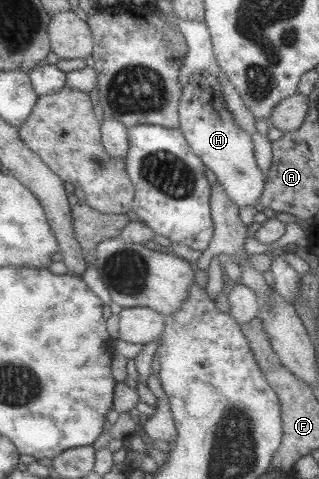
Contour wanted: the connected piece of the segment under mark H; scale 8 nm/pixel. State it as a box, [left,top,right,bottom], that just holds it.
[179,70,266,206]

